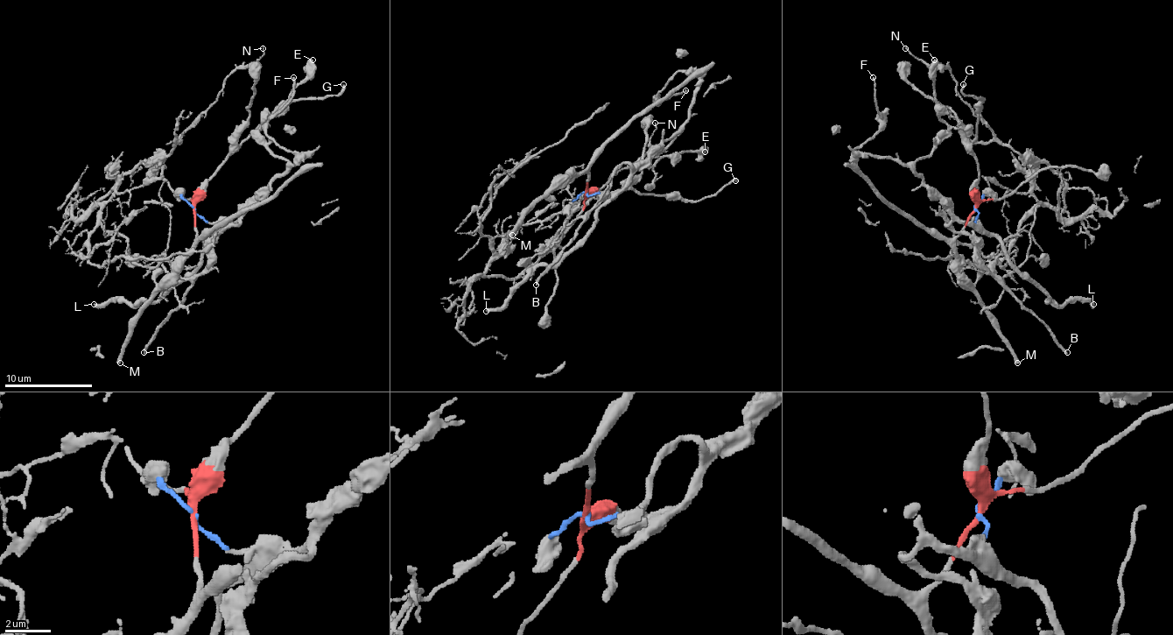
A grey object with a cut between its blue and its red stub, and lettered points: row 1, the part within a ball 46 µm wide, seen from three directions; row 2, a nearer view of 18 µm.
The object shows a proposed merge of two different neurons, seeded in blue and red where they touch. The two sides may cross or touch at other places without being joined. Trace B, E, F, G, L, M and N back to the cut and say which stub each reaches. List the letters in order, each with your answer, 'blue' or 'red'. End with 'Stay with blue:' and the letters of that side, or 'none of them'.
B: blue
E: blue
F: blue
G: red
L: blue
M: red
N: blue
Stay with blue: B, E, F, L, N

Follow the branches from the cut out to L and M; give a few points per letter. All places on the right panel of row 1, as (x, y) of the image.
L: (974, 208), (979, 226), (993, 236), (1007, 261), (1046, 296), (1049, 302), (1088, 300), (1092, 305)
M: (974, 208), (957, 239), (954, 265), (1018, 363)

